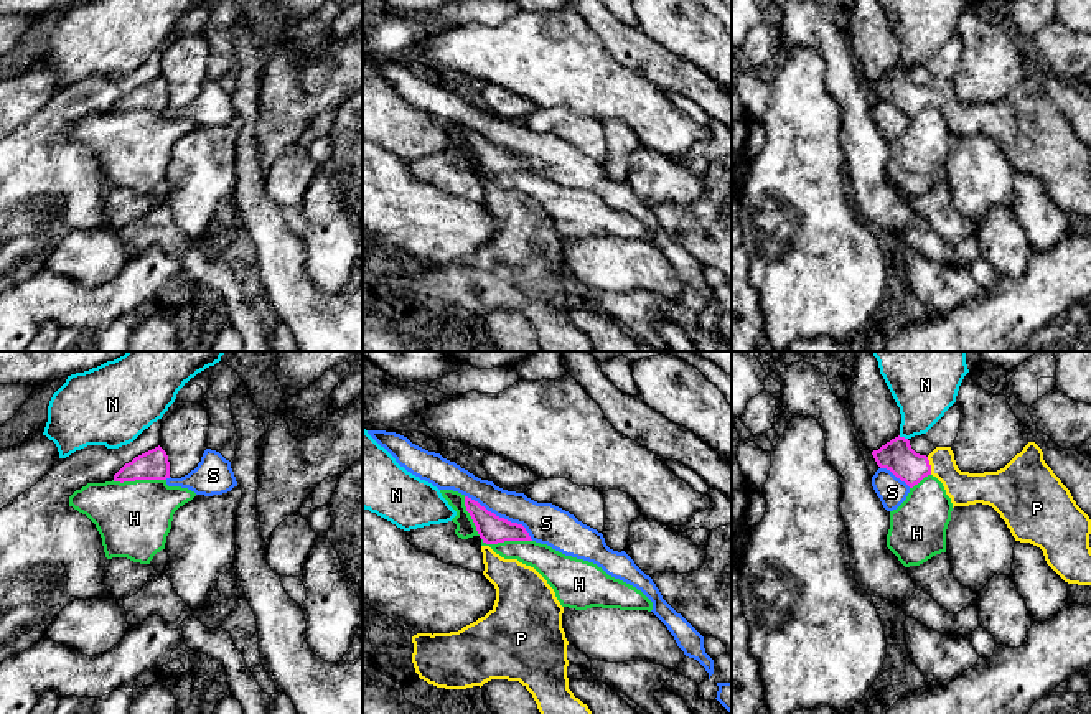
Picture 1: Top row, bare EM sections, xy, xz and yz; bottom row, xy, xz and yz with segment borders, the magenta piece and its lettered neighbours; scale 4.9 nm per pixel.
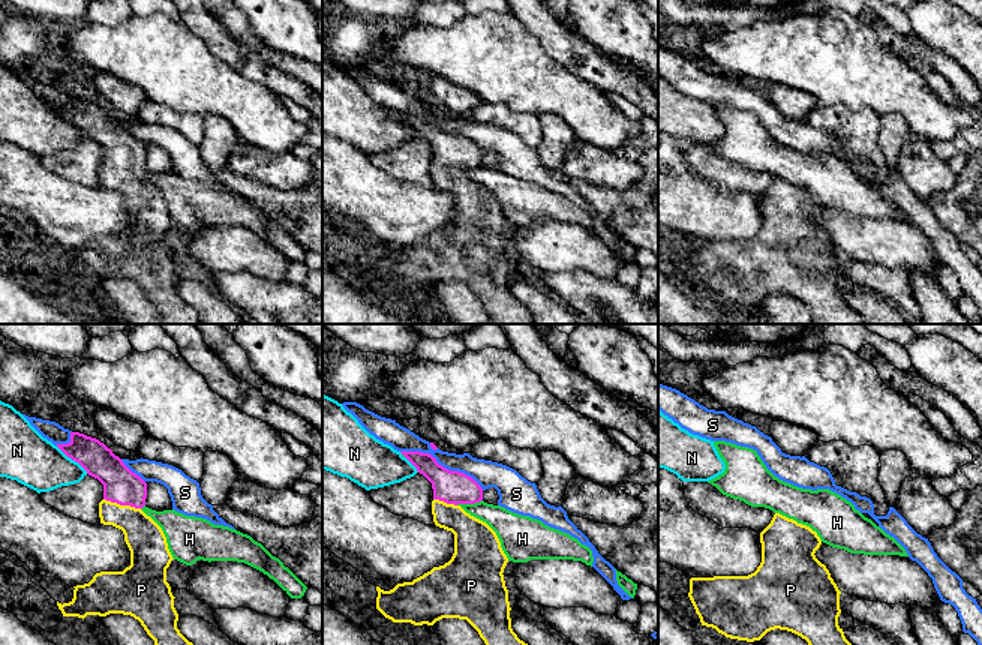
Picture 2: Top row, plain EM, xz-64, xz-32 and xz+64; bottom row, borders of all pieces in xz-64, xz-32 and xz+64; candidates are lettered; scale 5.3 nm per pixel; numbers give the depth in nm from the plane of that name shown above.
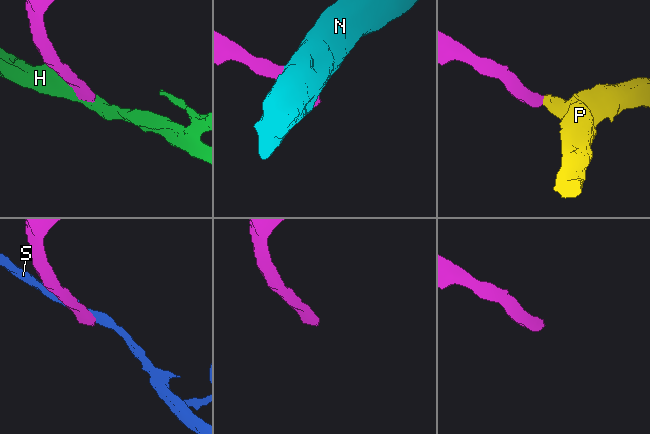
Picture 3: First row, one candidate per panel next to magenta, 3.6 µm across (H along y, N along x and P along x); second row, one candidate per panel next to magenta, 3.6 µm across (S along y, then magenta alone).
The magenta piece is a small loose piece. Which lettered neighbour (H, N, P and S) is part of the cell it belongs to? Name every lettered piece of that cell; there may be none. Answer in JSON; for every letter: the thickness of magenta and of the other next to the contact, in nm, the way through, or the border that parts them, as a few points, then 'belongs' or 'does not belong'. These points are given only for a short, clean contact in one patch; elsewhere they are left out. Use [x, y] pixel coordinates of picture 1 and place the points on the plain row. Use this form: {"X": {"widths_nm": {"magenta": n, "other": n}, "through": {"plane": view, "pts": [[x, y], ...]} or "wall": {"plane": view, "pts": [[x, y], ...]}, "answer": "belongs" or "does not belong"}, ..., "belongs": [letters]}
{"H": {"widths_nm": {"magenta": 140, "other": 360}, "answer": "does not belong"}, "N": {"widths_nm": {"magenta": 160, "other": 260}, "answer": "does not belong"}, "P": {"widths_nm": {"magenta": 160, "other": 170}, "through": {"plane": "yz", "pts": [[897, 86], [907, 96], [930, 96], [940, 96], [964, 119]]}, "answer": "belongs"}, "S": {"widths_nm": {"magenta": 140, "other": 200}, "answer": "does not belong"}, "belongs": ["P"]}

